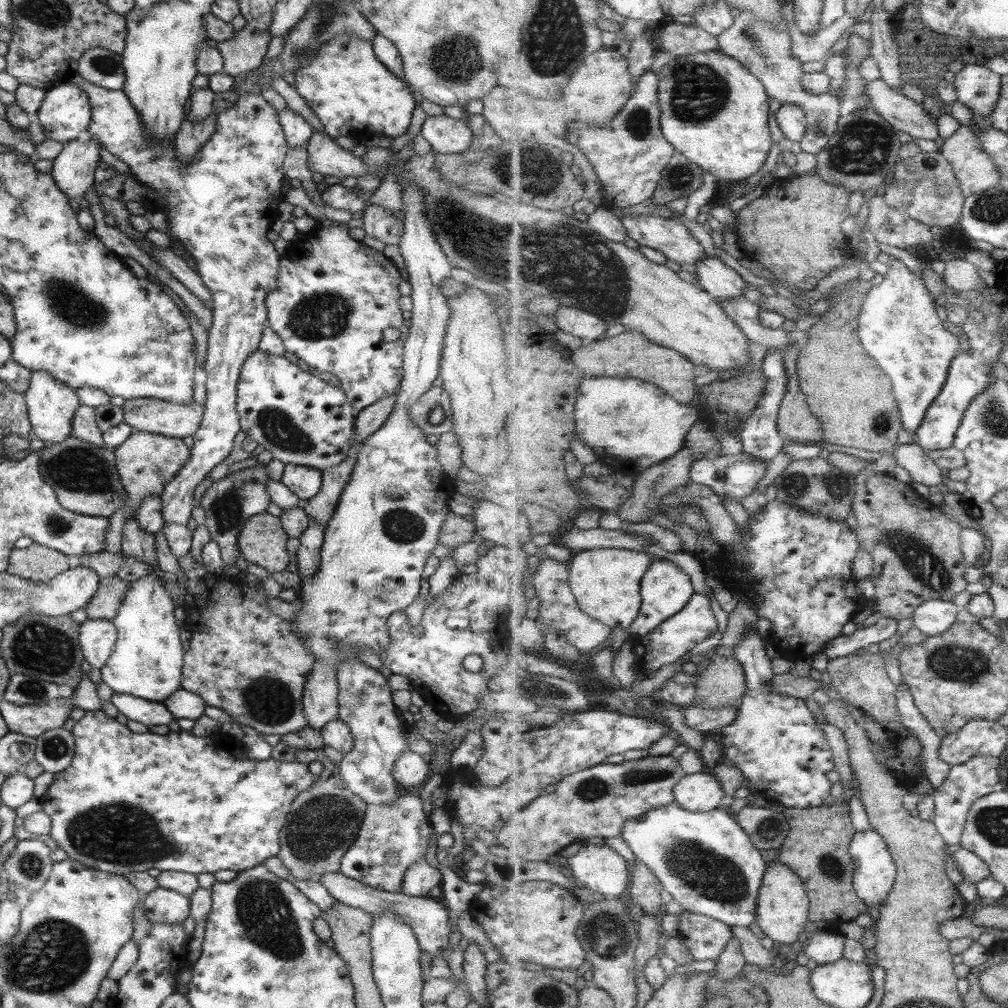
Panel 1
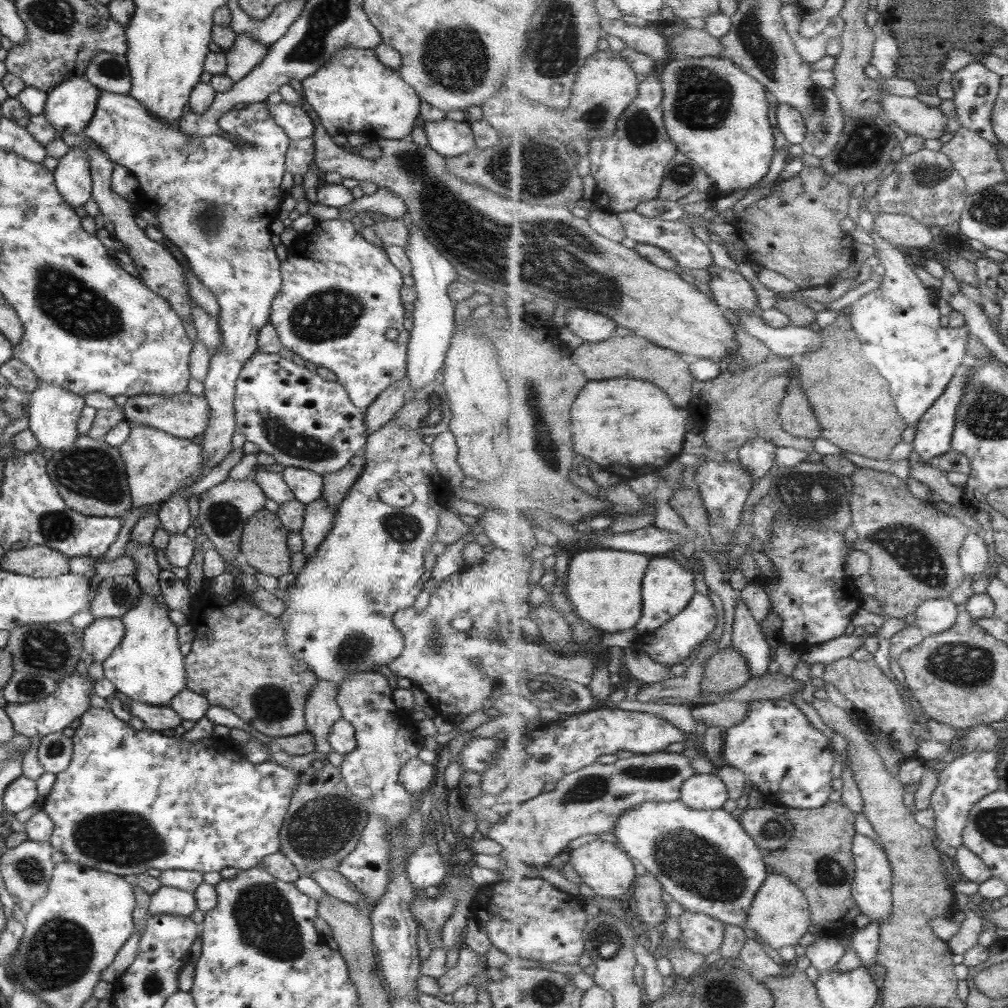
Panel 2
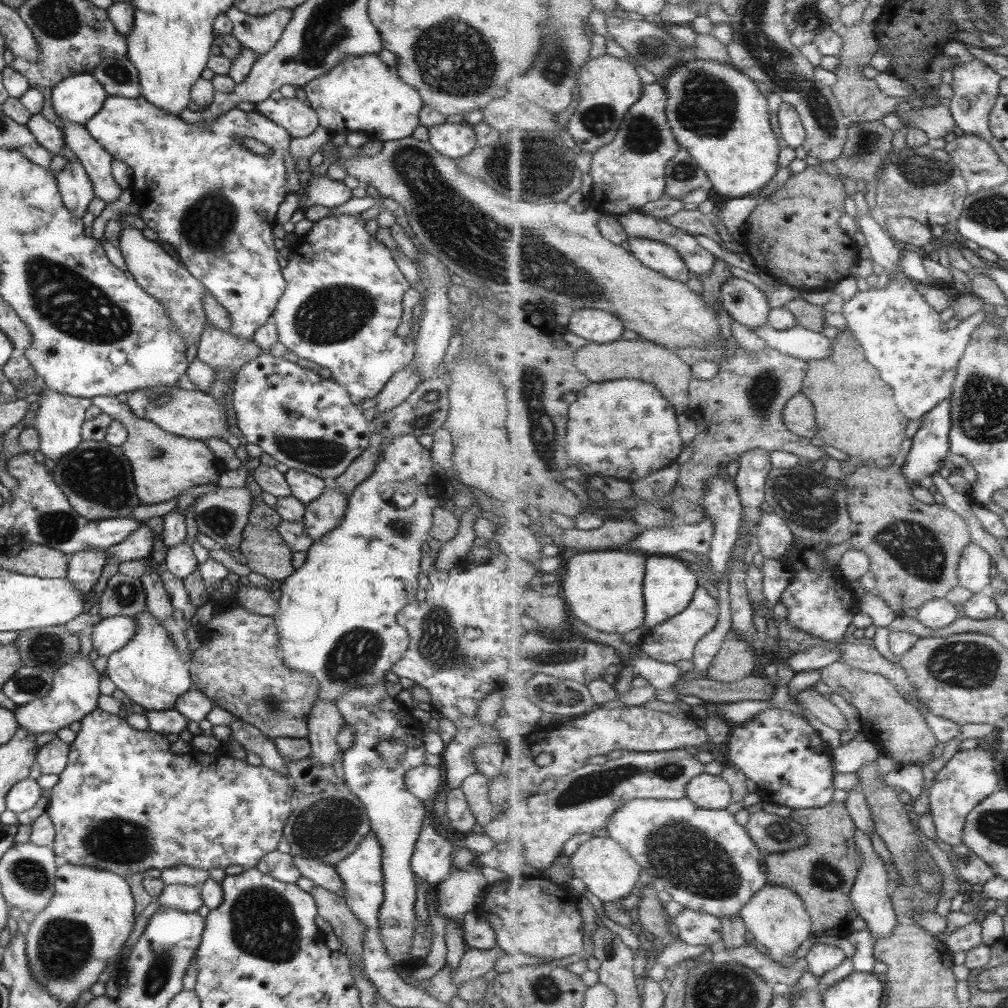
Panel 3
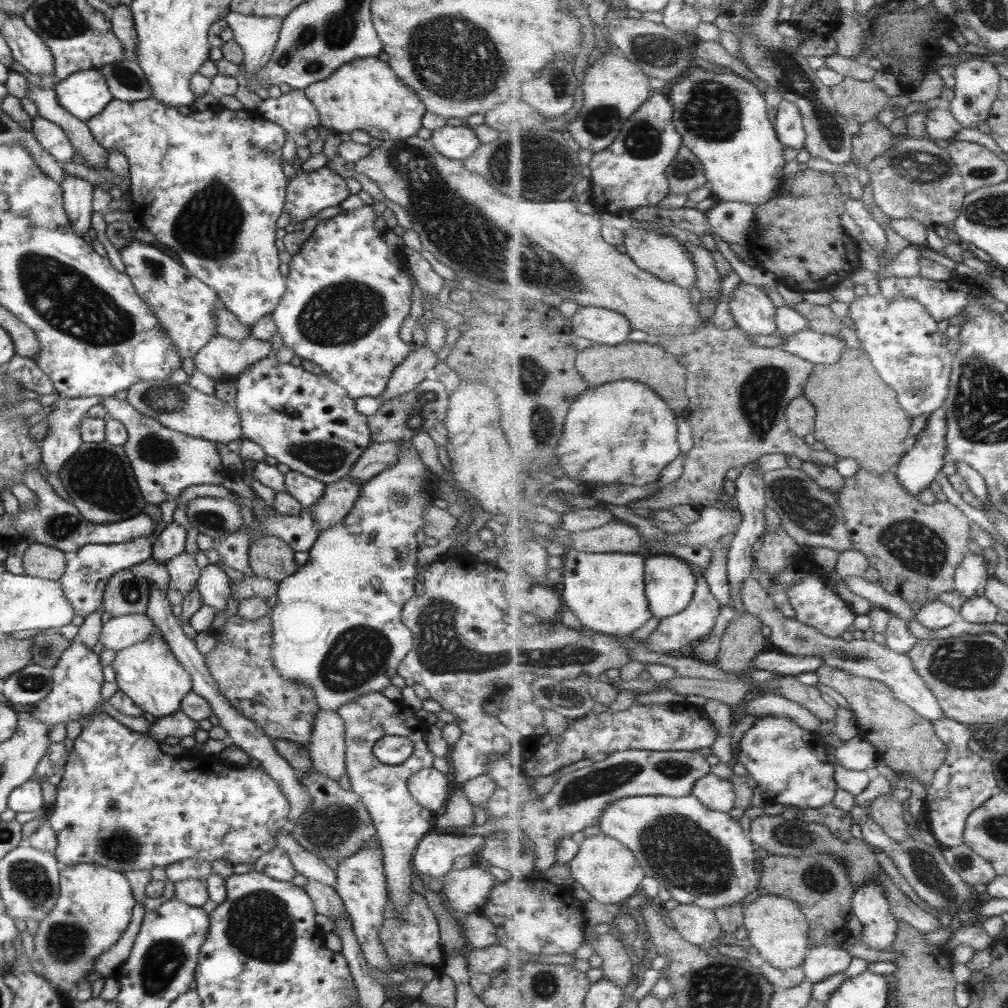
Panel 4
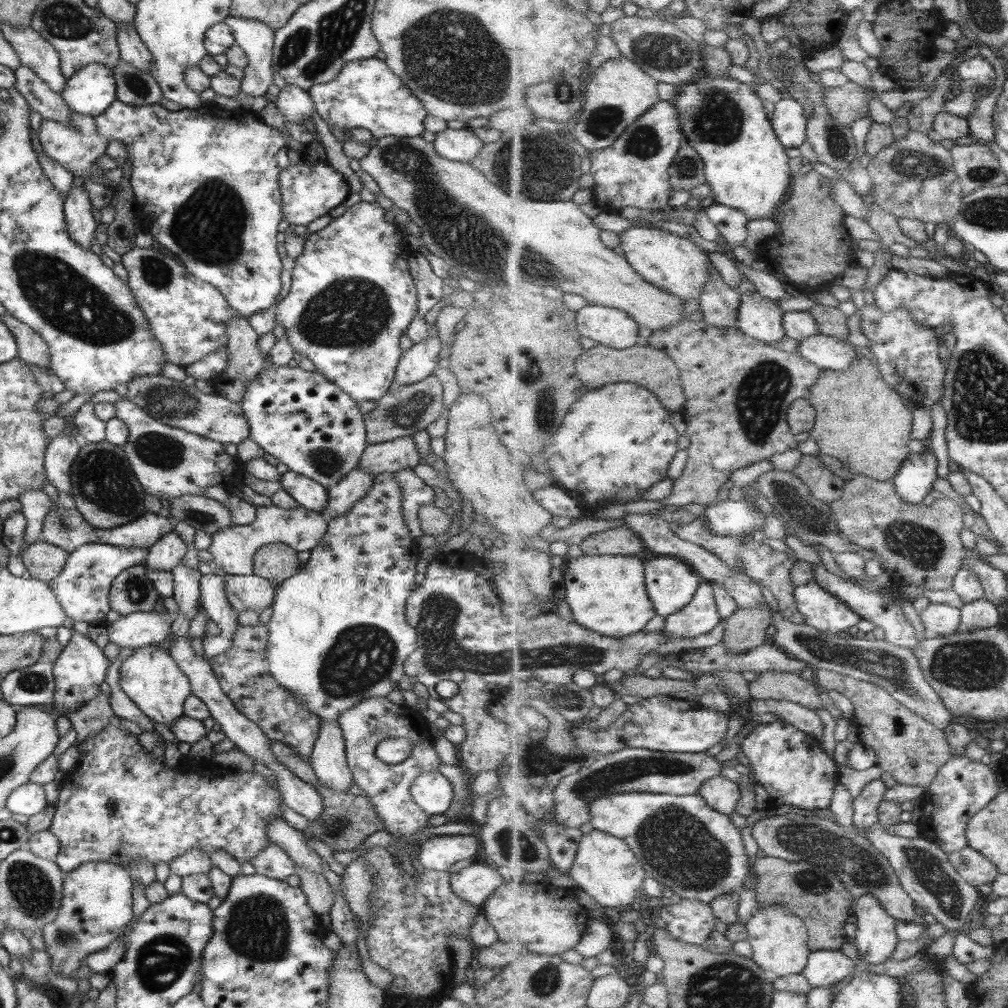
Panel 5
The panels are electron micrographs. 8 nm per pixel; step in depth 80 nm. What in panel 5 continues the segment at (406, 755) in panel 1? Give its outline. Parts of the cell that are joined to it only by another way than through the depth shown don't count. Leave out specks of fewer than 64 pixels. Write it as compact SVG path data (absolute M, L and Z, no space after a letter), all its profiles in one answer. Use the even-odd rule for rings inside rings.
M438 771L423 772L413 778L409 794L413 802L429 816L443 816L453 798L452 785Z

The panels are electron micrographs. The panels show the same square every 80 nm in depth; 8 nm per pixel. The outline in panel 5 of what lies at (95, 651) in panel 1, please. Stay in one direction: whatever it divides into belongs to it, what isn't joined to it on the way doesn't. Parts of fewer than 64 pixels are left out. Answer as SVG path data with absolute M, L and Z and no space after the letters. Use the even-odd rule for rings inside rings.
M130 612L106 624L107 640L119 649L143 648L160 644L170 632L172 618L169 613Z

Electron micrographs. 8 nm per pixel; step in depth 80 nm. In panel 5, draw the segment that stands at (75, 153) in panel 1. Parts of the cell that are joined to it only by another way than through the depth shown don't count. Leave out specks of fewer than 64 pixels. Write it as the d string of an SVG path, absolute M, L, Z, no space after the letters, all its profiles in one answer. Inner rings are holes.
M71 184L63 203L65 232L84 249L90 248L96 224L91 216L89 196L83 187Z

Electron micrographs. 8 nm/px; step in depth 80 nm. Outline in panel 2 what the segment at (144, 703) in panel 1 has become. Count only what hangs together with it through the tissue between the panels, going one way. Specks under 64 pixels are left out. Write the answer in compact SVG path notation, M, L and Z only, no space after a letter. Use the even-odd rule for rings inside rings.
M131 699L127 700L127 706L131 718L139 718L144 724L144 729L161 732L165 728L173 729L180 724L180 716L168 706L149 706Z

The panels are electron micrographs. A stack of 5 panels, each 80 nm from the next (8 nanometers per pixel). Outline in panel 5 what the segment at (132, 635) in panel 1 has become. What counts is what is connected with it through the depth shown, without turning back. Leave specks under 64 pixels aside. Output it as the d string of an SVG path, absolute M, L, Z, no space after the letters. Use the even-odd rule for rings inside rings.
M157 643L135 648L131 652L131 656L119 664L118 683L127 698L145 716L166 726L183 715L183 702L187 696L191 695L189 681L169 657L169 654L159 650Z

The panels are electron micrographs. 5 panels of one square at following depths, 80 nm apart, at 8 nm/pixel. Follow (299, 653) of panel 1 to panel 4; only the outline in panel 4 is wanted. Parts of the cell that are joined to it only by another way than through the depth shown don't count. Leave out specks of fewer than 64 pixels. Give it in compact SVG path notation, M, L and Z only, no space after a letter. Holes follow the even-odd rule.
M233 615L226 619L221 630L208 628L205 632L217 638L217 644L213 650L204 655L207 673L216 684L219 695L245 718L254 722L270 739L288 740L304 747L307 746L315 714L319 711L311 687L301 686L295 682L289 682L277 674L273 668L271 658L271 621L268 615L261 618L245 621L240 616Z

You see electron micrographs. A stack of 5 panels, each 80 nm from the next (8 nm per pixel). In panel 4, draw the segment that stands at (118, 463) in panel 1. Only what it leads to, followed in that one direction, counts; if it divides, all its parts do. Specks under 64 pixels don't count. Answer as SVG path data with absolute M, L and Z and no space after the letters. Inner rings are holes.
M102 397L99 403L105 409L106 416L120 422L126 429L128 438L122 447L139 492L147 504L158 505L169 498L175 498L187 486L218 485L226 477L227 469L221 466L213 442L171 431L156 420L137 412L125 399Z

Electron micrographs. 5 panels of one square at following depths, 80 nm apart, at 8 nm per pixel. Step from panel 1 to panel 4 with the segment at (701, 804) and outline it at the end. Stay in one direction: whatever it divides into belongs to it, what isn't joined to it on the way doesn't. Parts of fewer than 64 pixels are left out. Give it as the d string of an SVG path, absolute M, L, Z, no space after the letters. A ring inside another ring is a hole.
M709 774L697 780L692 792L707 808L729 812L736 806L736 786L731 780Z

